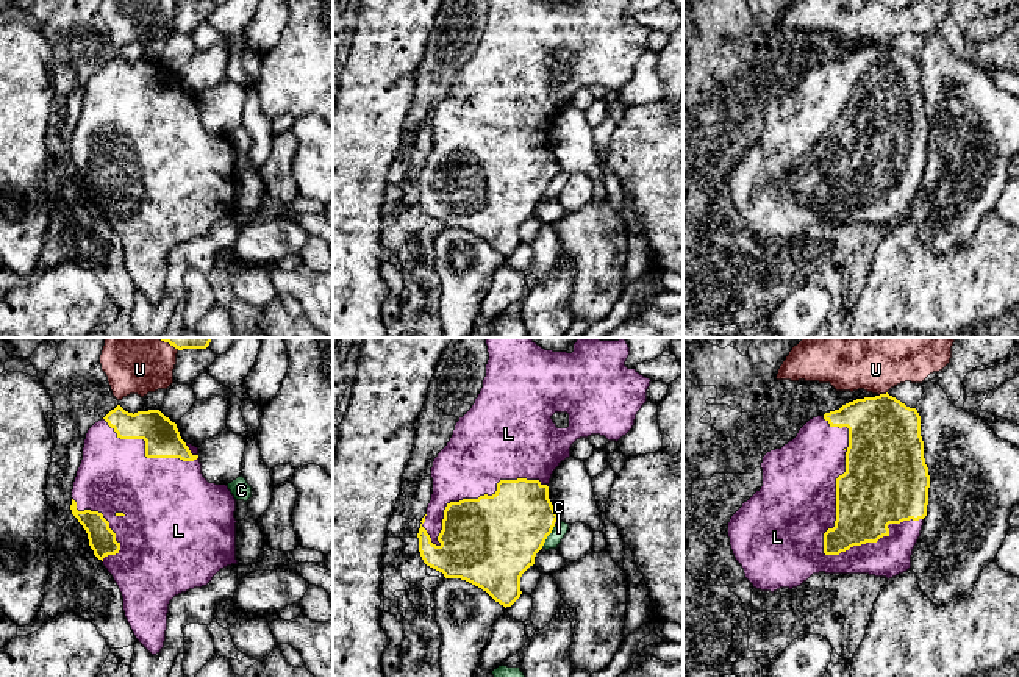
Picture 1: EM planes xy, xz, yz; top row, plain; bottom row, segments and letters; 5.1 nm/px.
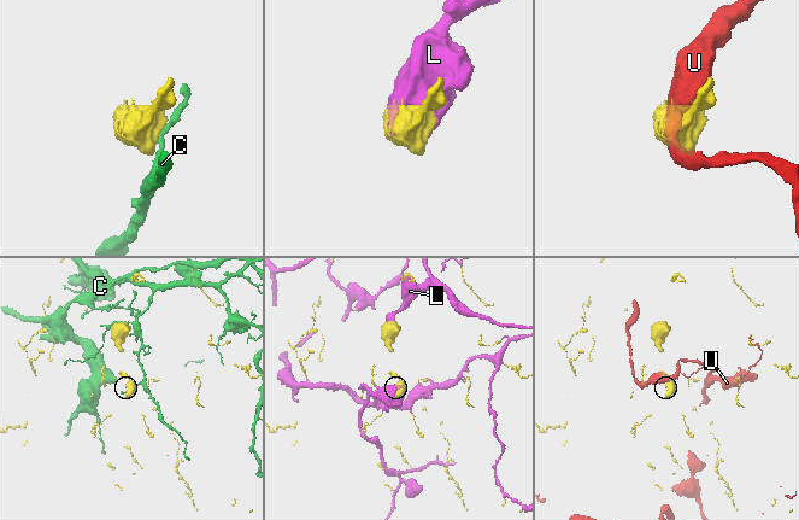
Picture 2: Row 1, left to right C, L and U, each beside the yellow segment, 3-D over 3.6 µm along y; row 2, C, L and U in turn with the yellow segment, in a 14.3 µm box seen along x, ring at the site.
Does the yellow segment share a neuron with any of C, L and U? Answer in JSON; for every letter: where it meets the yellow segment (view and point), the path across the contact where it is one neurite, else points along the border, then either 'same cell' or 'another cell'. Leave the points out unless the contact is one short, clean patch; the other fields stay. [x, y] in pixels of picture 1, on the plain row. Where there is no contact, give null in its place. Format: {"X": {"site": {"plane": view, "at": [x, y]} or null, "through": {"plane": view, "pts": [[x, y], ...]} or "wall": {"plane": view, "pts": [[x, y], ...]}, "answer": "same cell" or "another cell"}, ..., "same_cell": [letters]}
{"C": {"site": {"plane": "xz", "at": [547, 185]}, "answer": "another cell"}, "L": {"site": {"plane": "yz", "at": [827, 180]}, "answer": "same cell"}, "U": {"site": {"plane": "yz", "at": [882, 44]}, "answer": "another cell"}, "same_cell": ["L"]}

